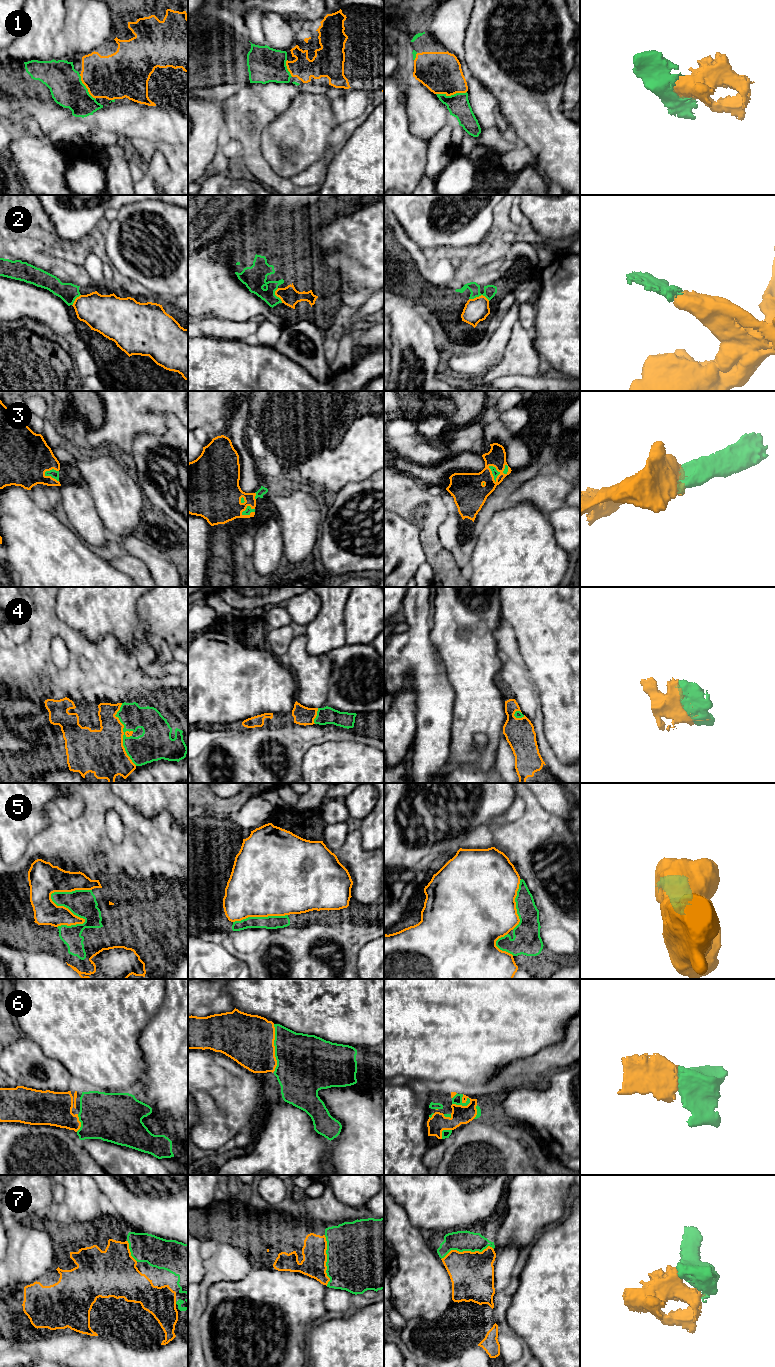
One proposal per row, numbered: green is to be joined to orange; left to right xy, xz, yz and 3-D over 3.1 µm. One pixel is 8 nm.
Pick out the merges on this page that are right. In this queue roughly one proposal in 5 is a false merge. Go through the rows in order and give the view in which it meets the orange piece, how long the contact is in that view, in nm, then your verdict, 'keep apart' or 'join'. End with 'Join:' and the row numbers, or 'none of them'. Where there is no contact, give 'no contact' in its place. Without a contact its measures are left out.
1: contact in yz; length 240 nm; join
2: contact in yz; length 170 nm; keep apart
3: contact in yz; length 150 nm; join
4: contact in xy; length 500 nm; join
5: contact in xy; length 420 nm; keep apart
6: contact in xz; length 380 nm; join
7: contact in yz; length 440 nm; join
Join: 1, 3, 4, 6, 7

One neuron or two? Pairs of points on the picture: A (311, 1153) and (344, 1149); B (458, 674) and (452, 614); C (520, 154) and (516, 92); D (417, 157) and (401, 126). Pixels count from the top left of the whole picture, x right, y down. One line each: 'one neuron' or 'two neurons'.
A: two neurons
B: one neuron
C: two neurons
D: one neuron

